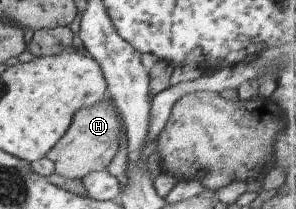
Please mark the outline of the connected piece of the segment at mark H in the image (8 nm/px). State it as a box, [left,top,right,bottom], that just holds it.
[45,95,124,178]

